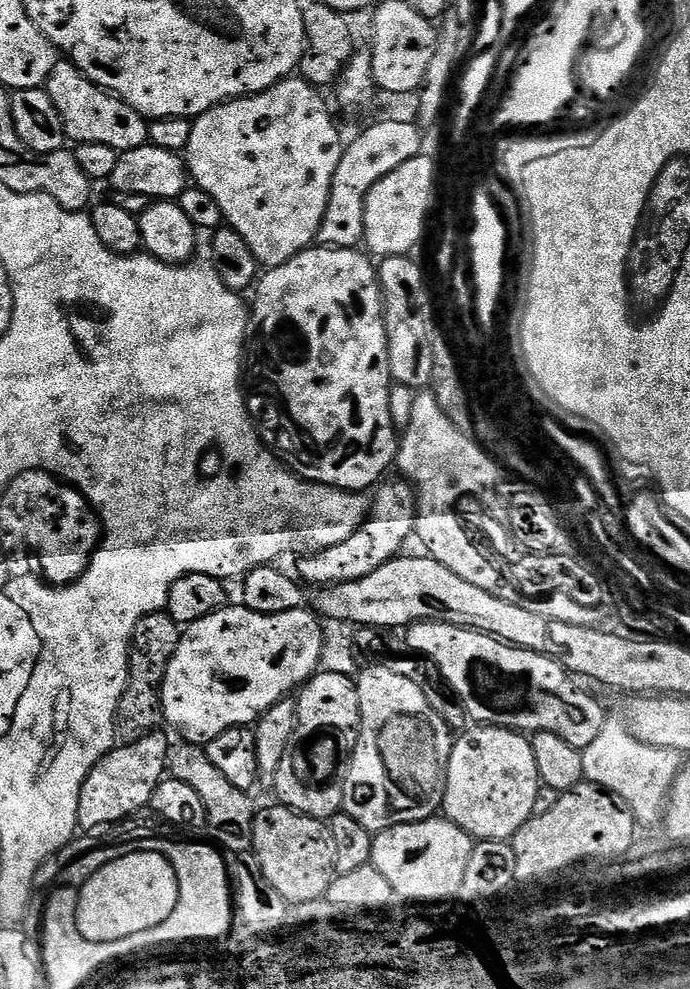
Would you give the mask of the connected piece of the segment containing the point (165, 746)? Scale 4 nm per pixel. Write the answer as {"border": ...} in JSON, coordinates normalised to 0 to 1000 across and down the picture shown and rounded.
{"border":[[[228,738],[191,746],[197,748],[175,751],[139,771],[113,807],[113,834],[120,840],[123,837],[133,841],[149,833],[168,833],[184,825],[196,826],[199,821],[219,814],[223,799],[239,788],[243,776],[246,751],[235,741]]]}

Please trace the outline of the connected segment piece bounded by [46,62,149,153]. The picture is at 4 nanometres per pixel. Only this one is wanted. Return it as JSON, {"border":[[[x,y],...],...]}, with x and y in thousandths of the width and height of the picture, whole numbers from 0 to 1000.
{"border":[[[83,63],[70,77],[67,92],[90,119],[93,137],[100,143],[110,146],[148,144],[148,148],[159,148],[171,155],[207,150],[214,146],[216,122],[172,97],[143,89],[122,74],[114,73],[109,65]]]}

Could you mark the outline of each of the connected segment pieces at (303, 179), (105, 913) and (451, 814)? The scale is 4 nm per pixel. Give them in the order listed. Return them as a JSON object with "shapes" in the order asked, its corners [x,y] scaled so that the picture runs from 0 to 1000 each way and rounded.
{"shapes":[[[[419,79],[407,81],[396,89],[375,93],[371,97],[349,97],[345,101],[332,101],[316,105],[303,113],[294,113],[291,117],[278,121],[278,134],[270,151],[270,169],[274,179],[281,183],[283,189],[299,192],[299,196],[304,196],[304,200],[310,200],[310,204],[316,204],[316,208],[322,208],[322,216],[329,230],[345,233],[345,237],[351,237],[351,241],[357,241],[357,249],[362,249],[372,268],[381,269],[384,272],[401,271],[420,261],[426,261],[433,255],[439,255],[441,252],[454,250],[461,233],[467,229],[467,220],[472,216],[478,188],[484,184],[484,176],[490,172],[490,164],[496,160],[500,147],[493,146],[493,133],[487,130],[487,125],[481,122],[481,117],[475,114],[475,109],[464,97],[468,96],[451,85],[445,85],[442,81]]],[[[194,862],[159,872],[114,899],[113,940],[130,952],[171,952],[206,940],[217,940],[246,924],[261,907],[261,896],[249,874],[235,863]]],[[[684,734],[680,740],[659,745],[649,771],[641,821],[648,828],[658,830],[670,839],[675,839],[675,843],[683,845],[686,850],[741,850],[748,840],[771,826],[774,811],[784,796],[771,750],[764,743],[741,740],[736,736]]]]}

